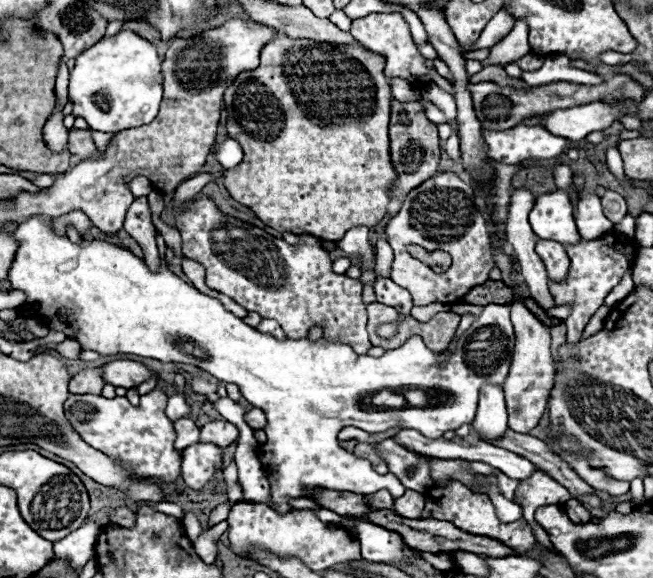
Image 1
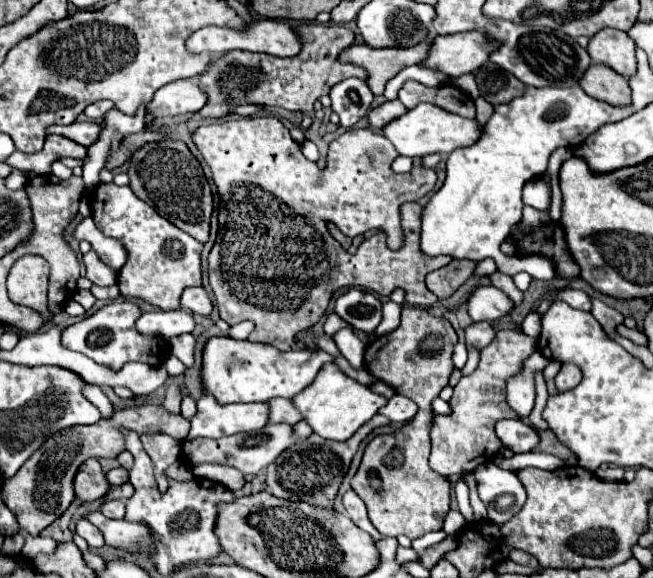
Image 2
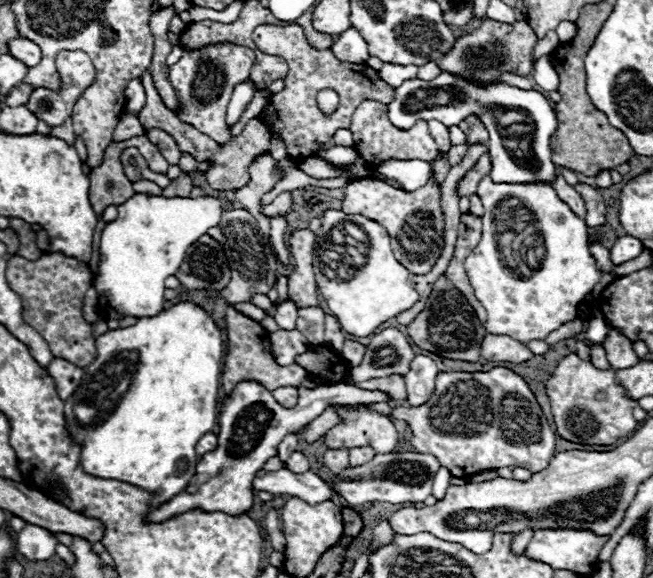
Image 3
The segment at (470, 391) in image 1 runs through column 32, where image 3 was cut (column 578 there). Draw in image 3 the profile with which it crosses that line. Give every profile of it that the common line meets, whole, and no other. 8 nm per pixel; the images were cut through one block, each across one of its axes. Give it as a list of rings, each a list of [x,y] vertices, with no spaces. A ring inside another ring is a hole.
[[[486,176],[478,184],[476,194],[486,208],[482,216],[482,238],[466,258],[464,266],[476,298],[488,312],[484,326],[490,334],[504,334],[522,344],[528,344],[530,340],[546,340],[550,332],[576,318],[578,302],[590,294],[600,280],[594,256],[586,244],[588,226],[570,210],[568,204],[556,196],[550,184],[496,184],[490,180],[490,176]],[[506,196],[518,196],[518,200],[522,200],[522,204],[534,212],[538,232],[546,248],[542,268],[534,271],[534,276],[526,280],[516,278],[512,270],[498,260],[498,242],[494,240],[494,208],[498,208],[498,202],[506,200]]]

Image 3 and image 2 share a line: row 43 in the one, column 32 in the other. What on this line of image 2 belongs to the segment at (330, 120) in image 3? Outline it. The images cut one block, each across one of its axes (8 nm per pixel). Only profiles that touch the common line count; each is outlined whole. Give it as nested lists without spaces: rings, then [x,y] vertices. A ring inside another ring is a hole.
[[[26,254],[16,260],[8,274],[8,296],[14,304],[30,306],[46,314],[46,322],[50,322],[50,314],[46,310],[46,288],[48,288],[50,266],[42,256]]]

